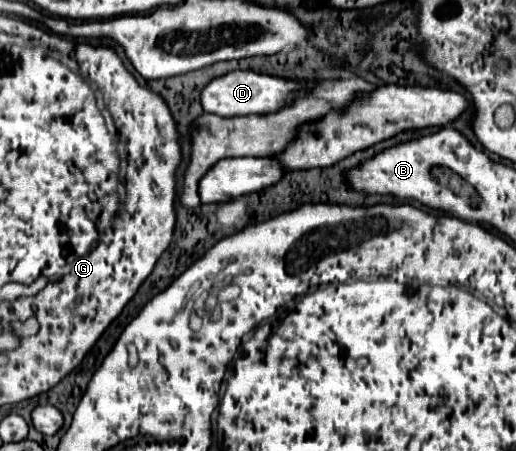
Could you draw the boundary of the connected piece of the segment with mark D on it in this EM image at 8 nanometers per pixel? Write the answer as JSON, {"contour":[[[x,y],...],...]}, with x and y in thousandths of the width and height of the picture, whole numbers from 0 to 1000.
{"contour":[[[452,155],[444,164],[432,164],[428,173],[413,173],[397,200],[390,200],[390,235],[397,248],[444,262],[444,257],[467,257],[467,253],[521,253],[541,244],[552,226],[560,226],[564,208],[579,195],[587,195],[591,182],[564,182],[537,169],[498,164],[486,155]]]}

